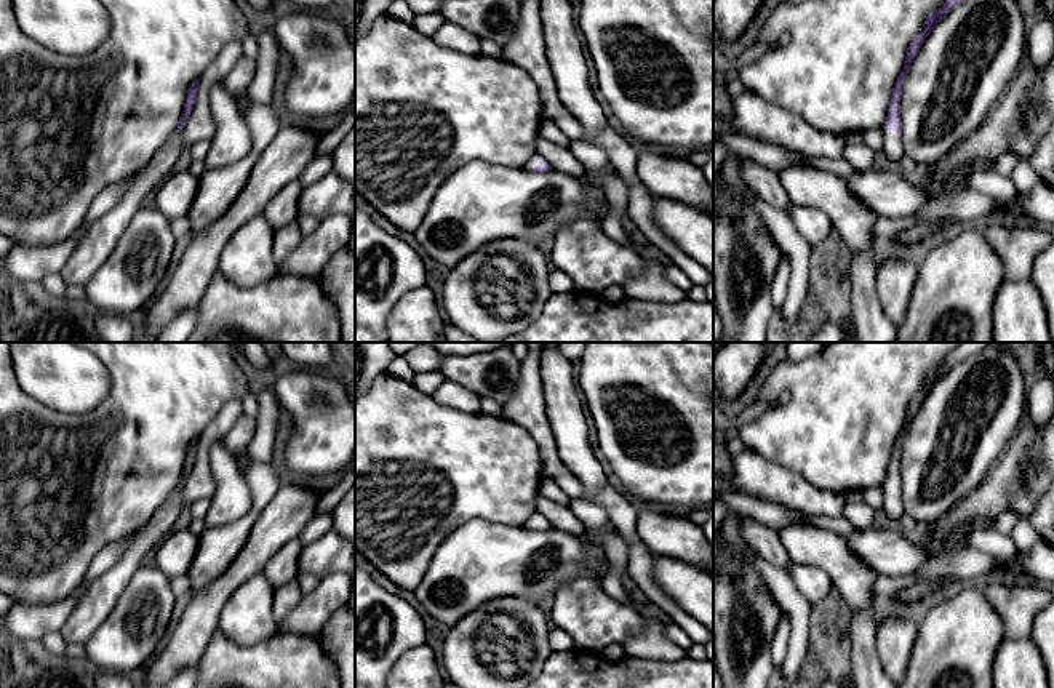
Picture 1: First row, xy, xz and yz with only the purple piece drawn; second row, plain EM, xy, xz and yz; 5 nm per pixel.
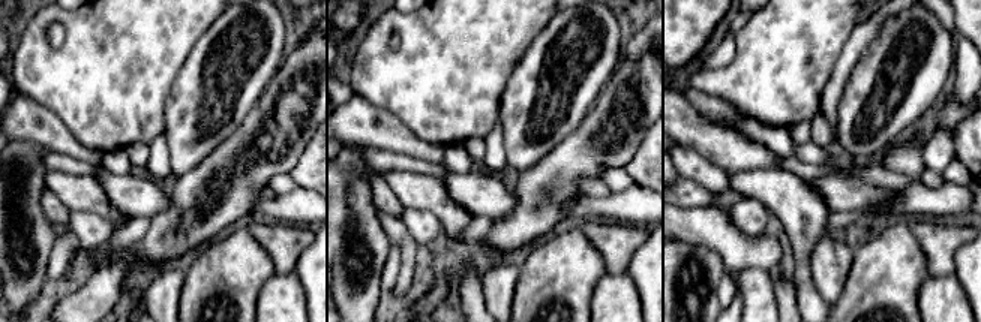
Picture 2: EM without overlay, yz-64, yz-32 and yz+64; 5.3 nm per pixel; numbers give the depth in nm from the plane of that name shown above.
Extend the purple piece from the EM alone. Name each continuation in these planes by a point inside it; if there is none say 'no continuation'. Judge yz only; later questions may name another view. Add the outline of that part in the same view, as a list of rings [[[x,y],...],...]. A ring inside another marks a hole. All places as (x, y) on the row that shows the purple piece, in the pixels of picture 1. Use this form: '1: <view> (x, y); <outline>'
1: yz (893, 149); [[[892,130],[884,131],[883,154],[896,165],[905,155],[899,134]]]

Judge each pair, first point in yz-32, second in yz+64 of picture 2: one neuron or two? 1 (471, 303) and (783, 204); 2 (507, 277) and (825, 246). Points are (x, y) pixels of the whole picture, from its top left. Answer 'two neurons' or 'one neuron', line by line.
1: one neuron
2: one neuron

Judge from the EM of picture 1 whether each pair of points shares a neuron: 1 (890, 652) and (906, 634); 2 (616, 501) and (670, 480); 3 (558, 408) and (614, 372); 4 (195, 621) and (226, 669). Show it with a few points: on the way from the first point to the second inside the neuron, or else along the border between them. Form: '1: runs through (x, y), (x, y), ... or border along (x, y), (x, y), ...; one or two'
1: runs through (894, 647), (901, 639); one
2: border along (627, 496), (637, 504); two
3: border along (574, 365), (574, 381), (586, 405); two
4: border along (216, 629), (195, 668); two

